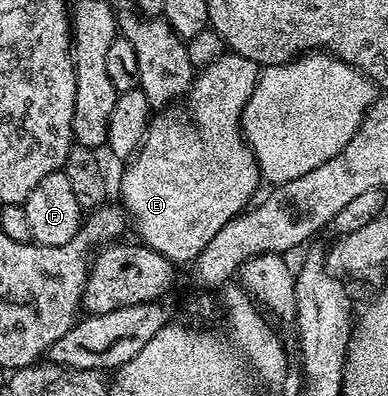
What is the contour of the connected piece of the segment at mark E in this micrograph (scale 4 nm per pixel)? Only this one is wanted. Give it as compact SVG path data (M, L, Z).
M224 54L198 69L185 93L187 108L171 106L160 111L160 116L152 115L142 144L126 161L127 169L119 180L119 196L130 223L131 220L135 223L135 232L139 235L136 237L176 266L182 266L186 260L187 263L195 261L201 250L209 246L213 234L256 199L255 191L261 185L259 163L243 137L241 125L243 108L257 86L260 71L260 65L234 54Z

